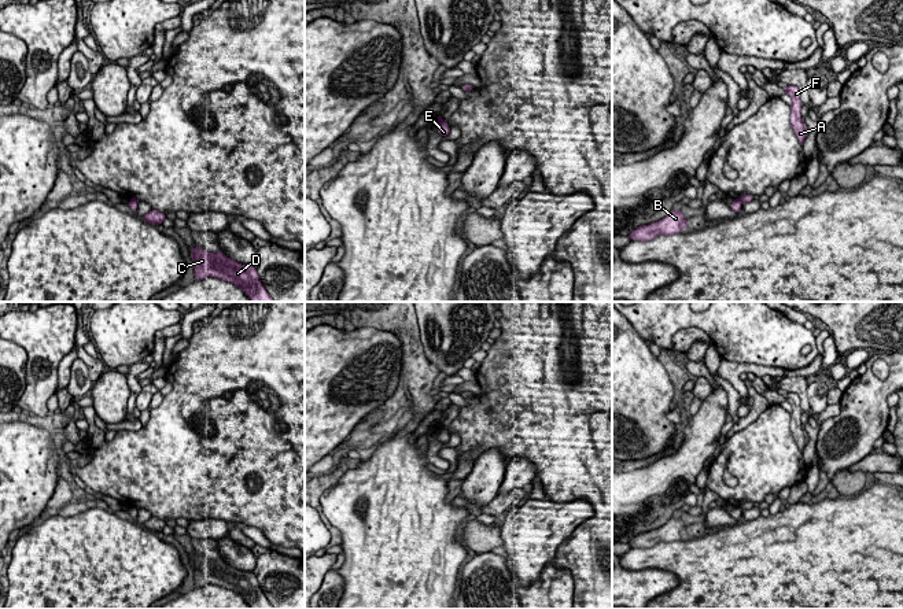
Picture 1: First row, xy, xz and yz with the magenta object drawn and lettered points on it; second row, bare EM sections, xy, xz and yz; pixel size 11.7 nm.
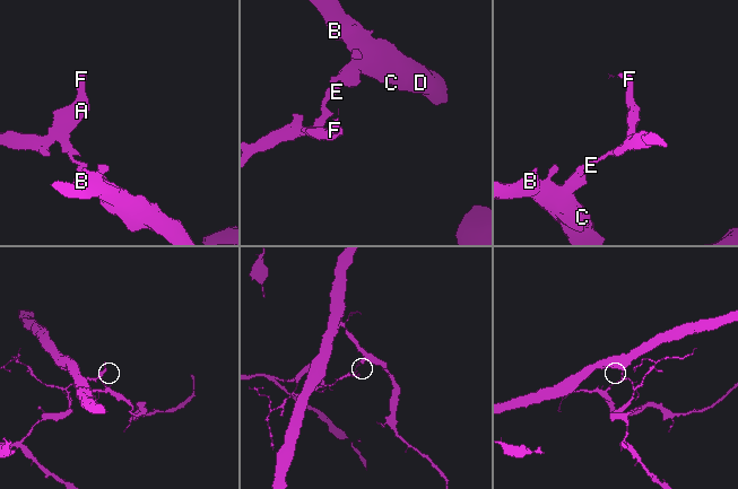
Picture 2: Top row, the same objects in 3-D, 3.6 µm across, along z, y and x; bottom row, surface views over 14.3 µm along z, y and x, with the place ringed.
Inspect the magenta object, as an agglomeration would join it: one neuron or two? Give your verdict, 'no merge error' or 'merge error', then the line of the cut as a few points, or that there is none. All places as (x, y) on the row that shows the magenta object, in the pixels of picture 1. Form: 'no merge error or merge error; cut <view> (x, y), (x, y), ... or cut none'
merge error; cut xy (132, 198), (137, 202)

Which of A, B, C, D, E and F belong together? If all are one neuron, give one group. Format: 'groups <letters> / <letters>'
groups A E F / B C D

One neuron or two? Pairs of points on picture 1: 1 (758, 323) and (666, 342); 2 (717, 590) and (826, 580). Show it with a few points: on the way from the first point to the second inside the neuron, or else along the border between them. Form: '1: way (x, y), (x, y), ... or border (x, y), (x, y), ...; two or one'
1: way (733, 321), (682, 320); one
2: way (744, 590), (799, 590); one

